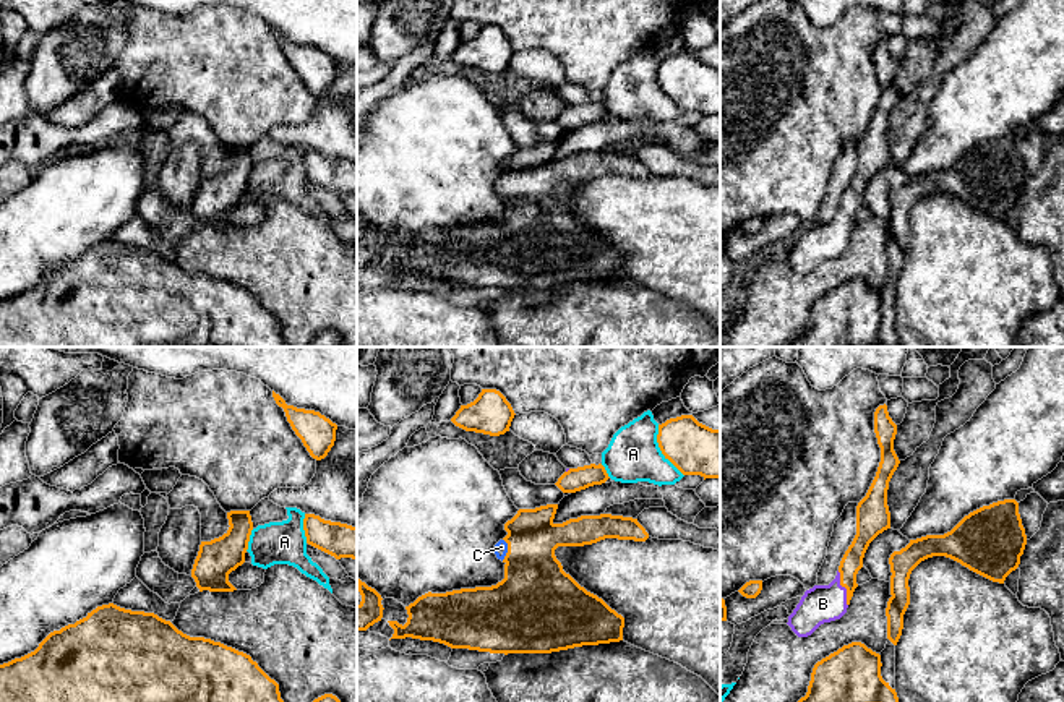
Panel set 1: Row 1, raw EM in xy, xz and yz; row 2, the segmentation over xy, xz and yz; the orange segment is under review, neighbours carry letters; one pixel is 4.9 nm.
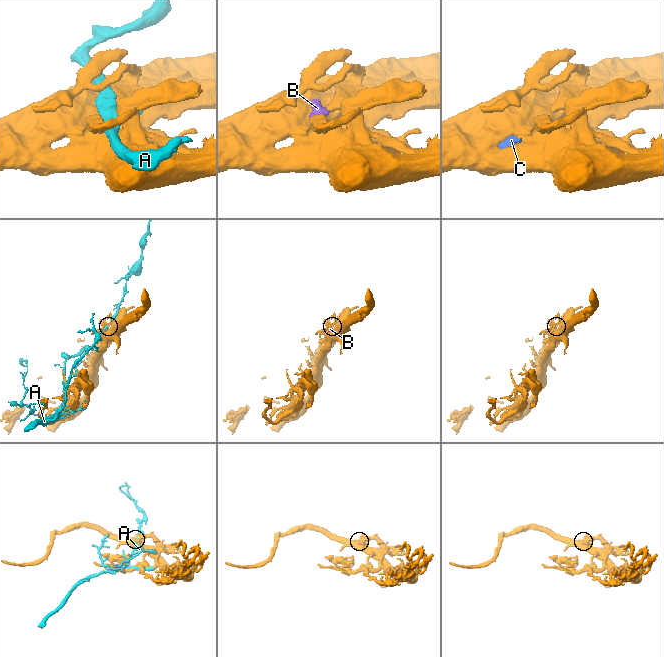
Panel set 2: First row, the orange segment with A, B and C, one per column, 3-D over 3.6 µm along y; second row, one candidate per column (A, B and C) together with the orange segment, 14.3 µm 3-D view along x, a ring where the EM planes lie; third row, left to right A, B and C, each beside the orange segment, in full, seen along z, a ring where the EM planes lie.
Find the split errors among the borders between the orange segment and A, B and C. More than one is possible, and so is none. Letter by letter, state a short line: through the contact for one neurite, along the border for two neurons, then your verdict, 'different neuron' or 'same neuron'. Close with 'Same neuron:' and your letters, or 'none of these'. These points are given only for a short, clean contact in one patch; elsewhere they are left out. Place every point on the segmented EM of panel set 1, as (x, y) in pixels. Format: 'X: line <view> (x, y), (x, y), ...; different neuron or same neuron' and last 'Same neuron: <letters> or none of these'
A: different neuron
B: line yz (852, 561), (845, 587), (828, 603), (823, 603); same neuron
C: same neuron
Same neuron: B, C

